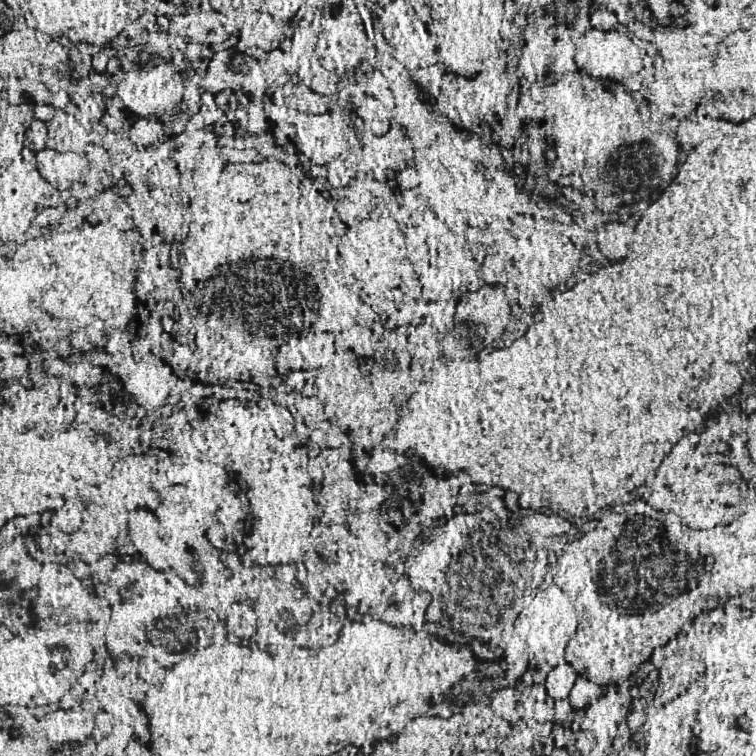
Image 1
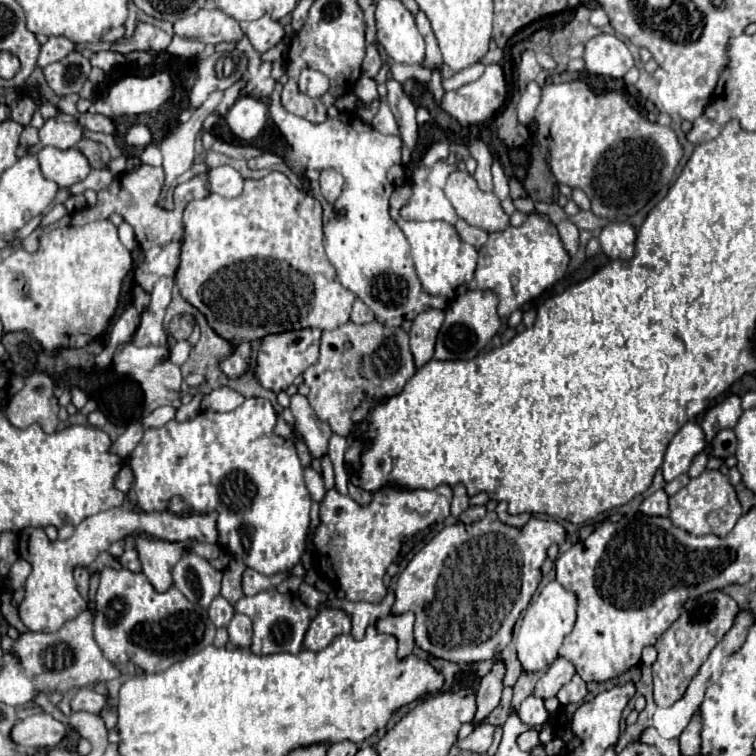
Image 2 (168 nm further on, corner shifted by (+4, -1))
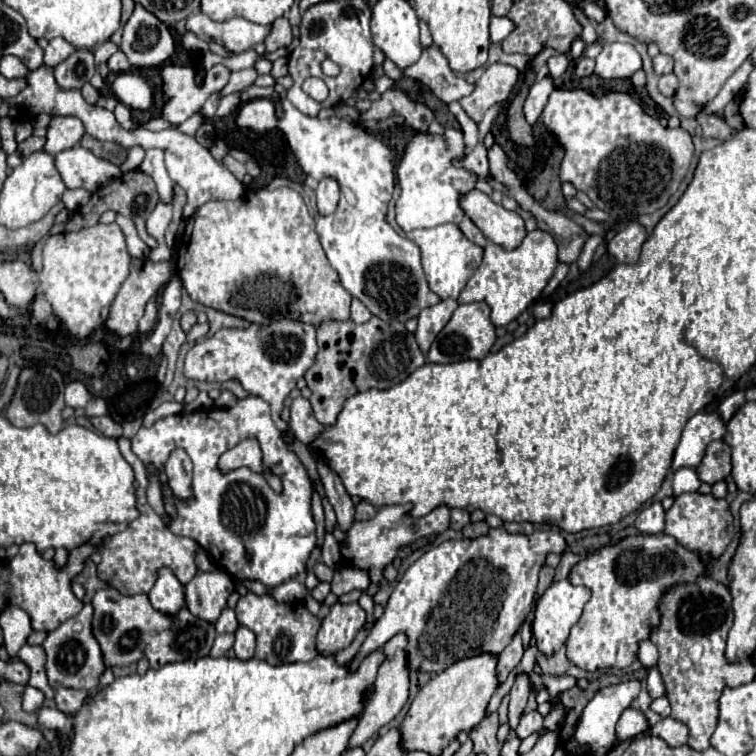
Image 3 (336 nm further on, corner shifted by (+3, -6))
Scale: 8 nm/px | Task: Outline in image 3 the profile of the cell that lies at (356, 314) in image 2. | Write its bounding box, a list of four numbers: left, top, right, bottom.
[351,299,371,323]

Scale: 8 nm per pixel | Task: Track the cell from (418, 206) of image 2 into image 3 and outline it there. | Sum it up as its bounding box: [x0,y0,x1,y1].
[395,129,475,233]

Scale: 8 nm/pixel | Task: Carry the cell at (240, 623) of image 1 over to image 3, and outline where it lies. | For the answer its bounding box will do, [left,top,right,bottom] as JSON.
[233,625,255,659]

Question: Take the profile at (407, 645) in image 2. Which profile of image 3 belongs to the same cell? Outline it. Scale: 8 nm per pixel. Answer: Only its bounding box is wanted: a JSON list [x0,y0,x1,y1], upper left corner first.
[349,633,409,747]

